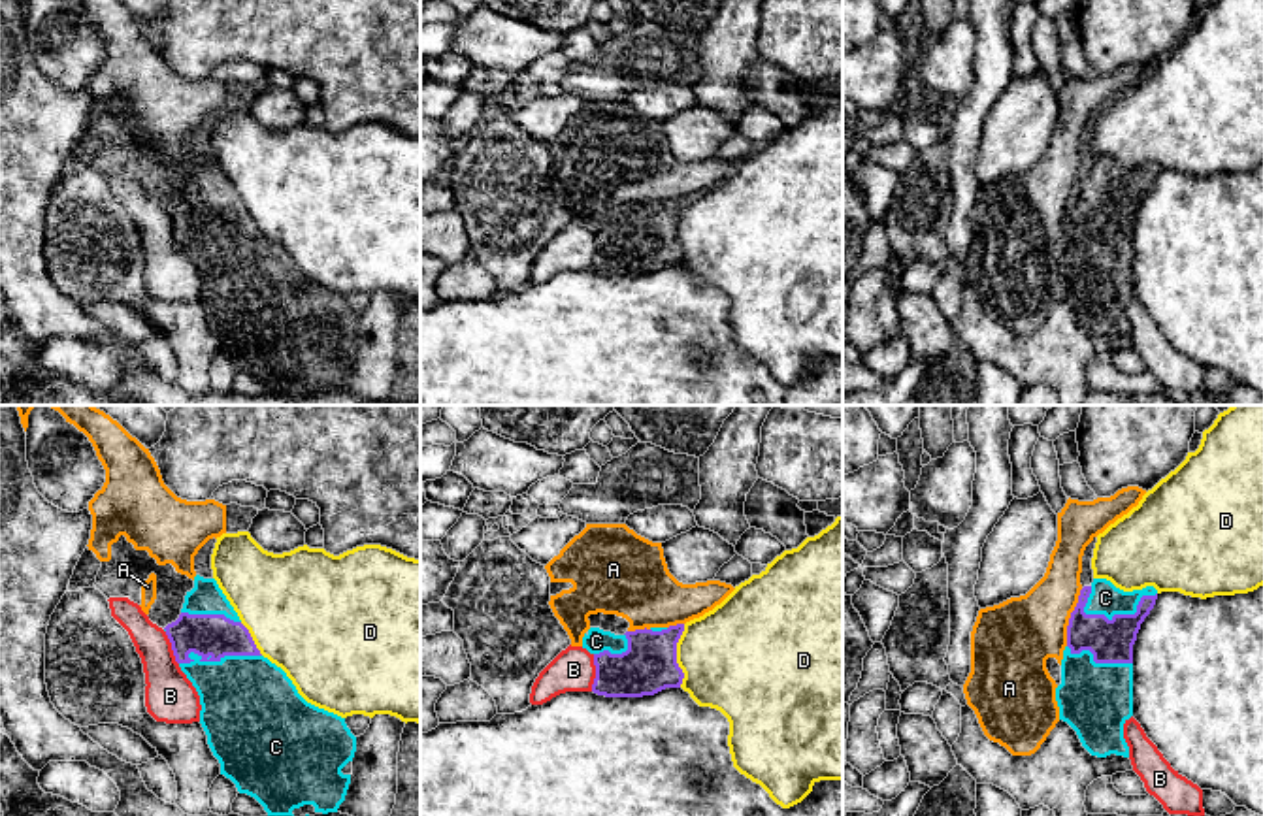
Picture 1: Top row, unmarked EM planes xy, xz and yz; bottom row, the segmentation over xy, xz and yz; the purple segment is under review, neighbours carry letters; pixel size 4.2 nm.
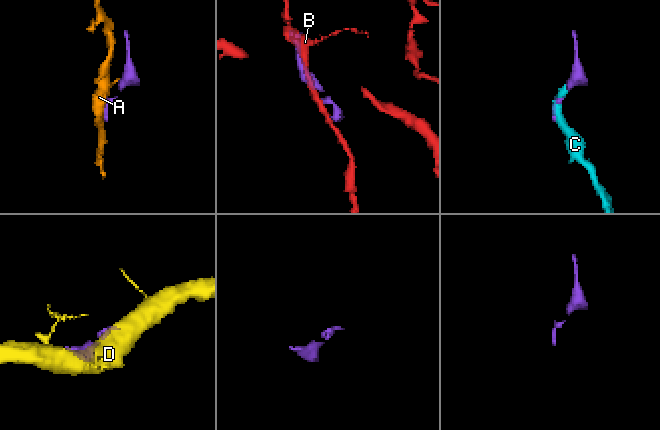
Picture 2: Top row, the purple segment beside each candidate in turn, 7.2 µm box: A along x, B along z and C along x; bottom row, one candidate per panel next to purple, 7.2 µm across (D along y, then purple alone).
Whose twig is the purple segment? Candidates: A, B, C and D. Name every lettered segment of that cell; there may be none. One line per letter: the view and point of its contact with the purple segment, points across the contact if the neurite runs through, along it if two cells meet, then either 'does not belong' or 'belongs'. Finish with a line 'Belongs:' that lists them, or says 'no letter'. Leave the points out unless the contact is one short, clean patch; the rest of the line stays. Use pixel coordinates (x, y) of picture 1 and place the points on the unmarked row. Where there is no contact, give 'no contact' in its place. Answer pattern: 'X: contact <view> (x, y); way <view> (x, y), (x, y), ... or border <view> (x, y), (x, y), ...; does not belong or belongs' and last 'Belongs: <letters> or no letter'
A: contact yz (1071, 195); does not belong
B: contact xz (596, 251); does not belong
C: contact yz (1122, 193); belongs
D: contact xz (675, 234); does not belong
Belongs: C

